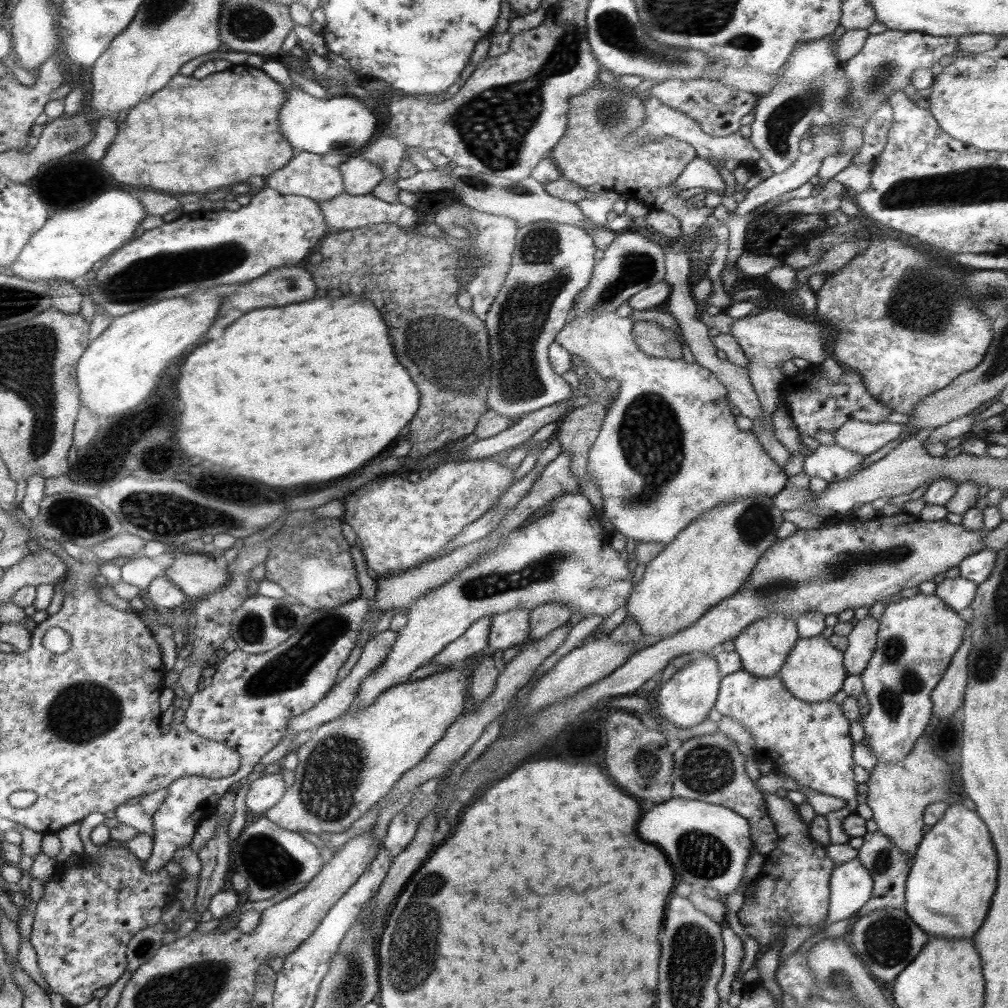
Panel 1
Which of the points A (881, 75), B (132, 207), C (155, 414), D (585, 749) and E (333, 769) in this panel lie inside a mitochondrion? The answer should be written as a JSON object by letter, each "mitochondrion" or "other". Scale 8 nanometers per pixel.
{"A":"mitochondrion","B":"other","C":"other","D":"other","E":"mitochondrion"}

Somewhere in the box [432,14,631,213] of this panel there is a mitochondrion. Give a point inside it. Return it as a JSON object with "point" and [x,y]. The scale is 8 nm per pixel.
{"point":[474,182]}

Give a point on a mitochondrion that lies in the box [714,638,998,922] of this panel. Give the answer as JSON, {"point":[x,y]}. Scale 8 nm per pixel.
{"point":[882,858]}

